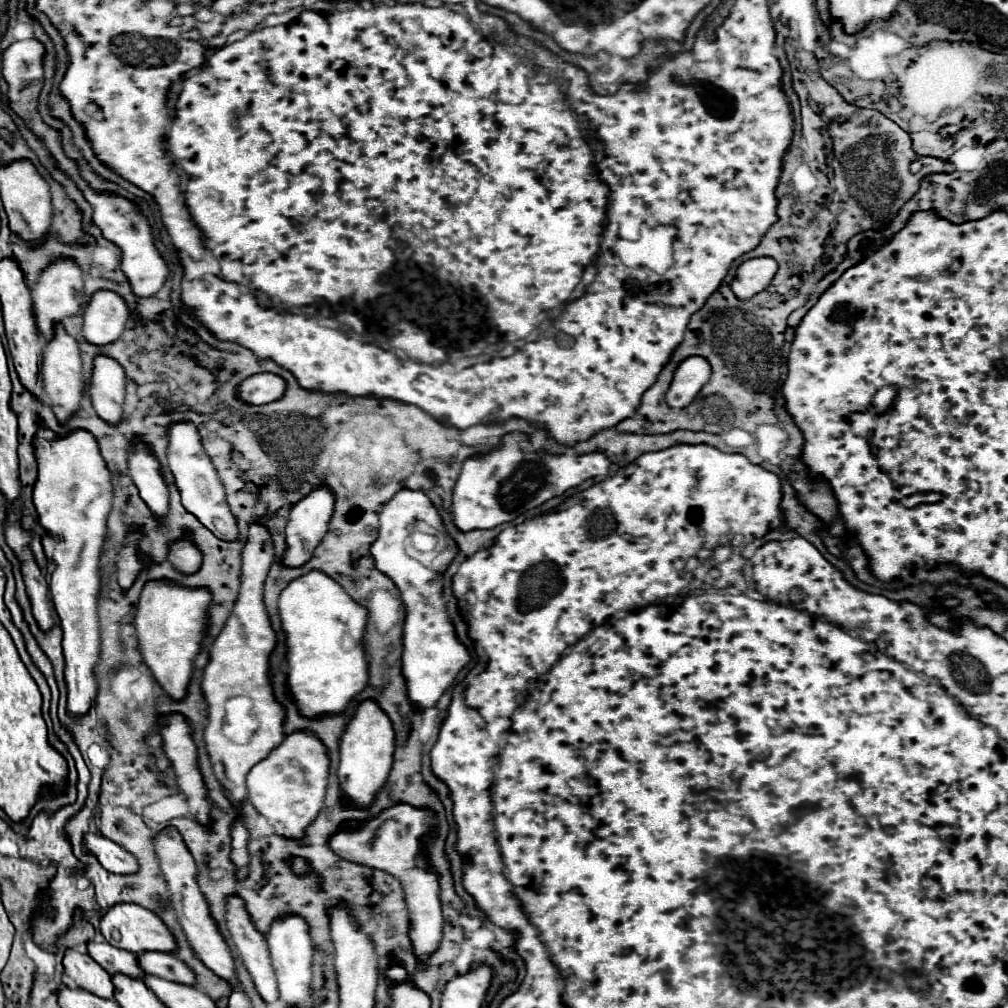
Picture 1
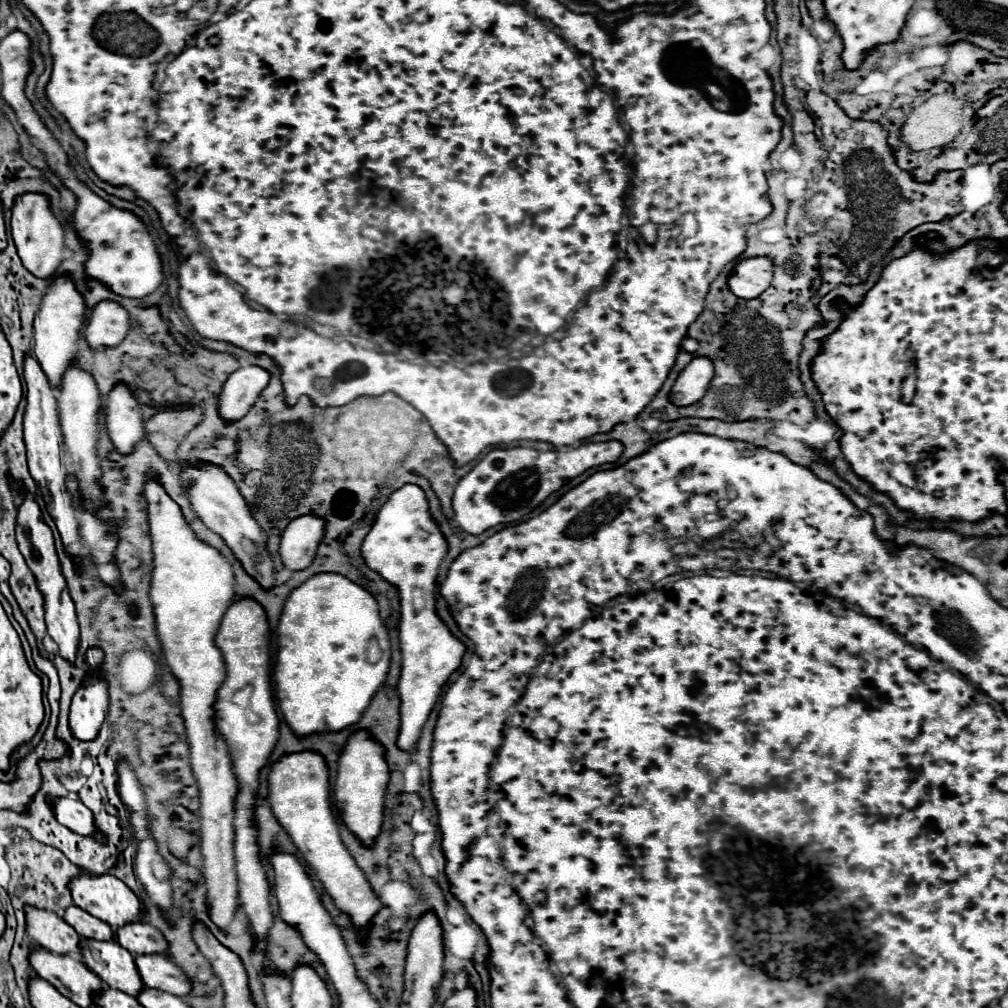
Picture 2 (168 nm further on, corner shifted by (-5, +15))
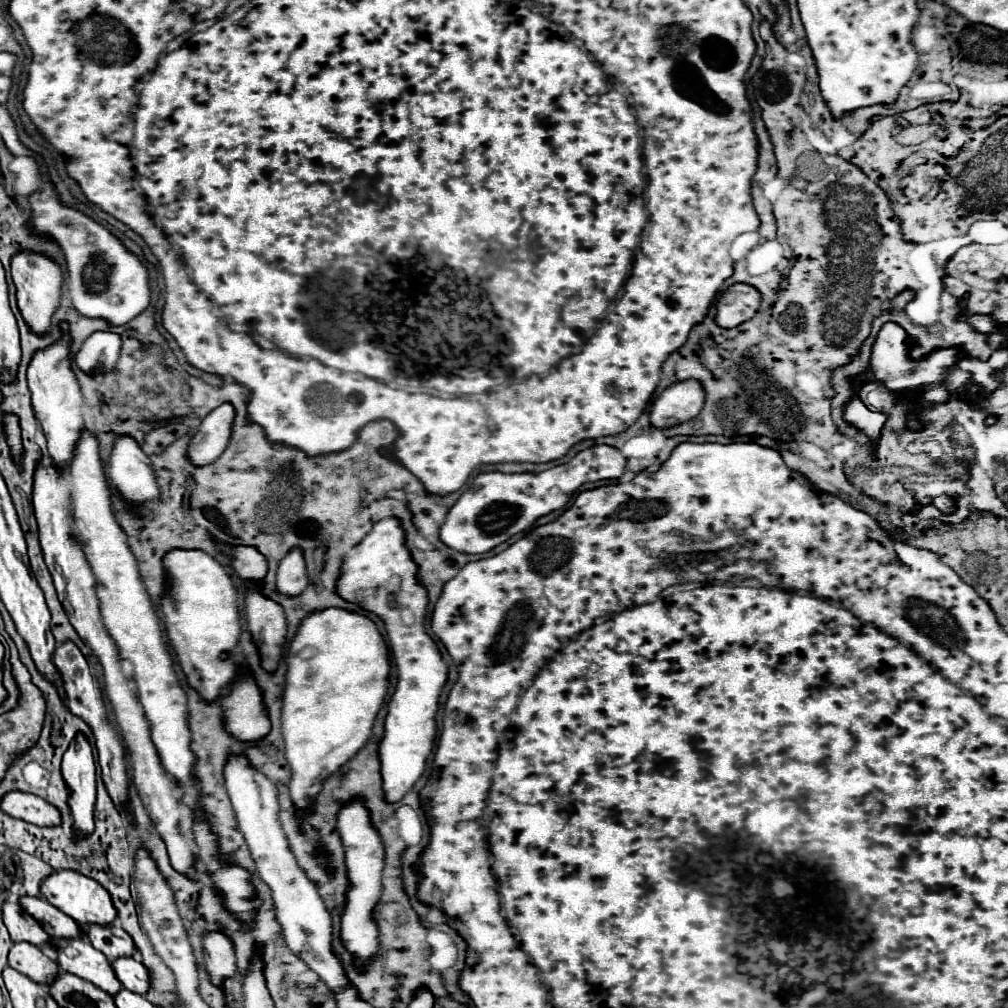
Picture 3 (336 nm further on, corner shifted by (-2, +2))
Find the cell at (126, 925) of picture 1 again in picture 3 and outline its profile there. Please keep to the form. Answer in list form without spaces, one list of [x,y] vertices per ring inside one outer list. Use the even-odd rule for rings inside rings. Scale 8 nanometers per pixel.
[[[59,870],[53,872],[49,878],[45,878],[45,882],[41,884],[41,894],[47,902],[51,902],[55,908],[59,908],[61,912],[65,912],[67,916],[71,916],[79,926],[91,926],[91,924],[99,924],[99,926],[109,926],[113,924],[113,920],[117,918],[117,910],[115,904],[111,900],[111,894],[93,878],[87,878],[79,872],[73,870]]]

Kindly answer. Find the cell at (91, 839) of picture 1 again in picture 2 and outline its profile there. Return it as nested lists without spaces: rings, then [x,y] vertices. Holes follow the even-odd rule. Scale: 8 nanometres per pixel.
[[[68,795],[68,797],[60,797],[60,799],[46,797],[46,801],[52,805],[52,811],[54,811],[54,817],[58,819],[58,823],[62,823],[64,827],[72,829],[78,835],[92,835],[92,837],[104,841],[104,835],[94,825],[94,817],[92,817],[90,809],[80,799],[76,799],[74,795]]]

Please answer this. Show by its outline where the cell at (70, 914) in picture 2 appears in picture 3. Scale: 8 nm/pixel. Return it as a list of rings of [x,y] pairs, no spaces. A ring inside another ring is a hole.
[[[21,898],[21,906],[45,928],[51,938],[83,938],[81,926],[41,898]]]

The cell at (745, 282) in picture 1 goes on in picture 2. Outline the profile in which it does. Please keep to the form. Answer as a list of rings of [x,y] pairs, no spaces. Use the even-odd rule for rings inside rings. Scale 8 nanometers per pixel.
[[[754,257],[740,261],[734,267],[734,275],[728,279],[730,291],[740,299],[760,297],[772,283],[772,259]]]

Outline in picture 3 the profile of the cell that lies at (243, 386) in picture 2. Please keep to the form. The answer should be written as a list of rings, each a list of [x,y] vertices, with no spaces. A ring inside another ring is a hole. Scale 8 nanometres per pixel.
[[[225,402],[211,414],[207,414],[199,426],[199,432],[189,442],[187,458],[197,466],[209,464],[215,458],[219,458],[223,450],[229,446],[233,418],[235,410],[231,402]]]

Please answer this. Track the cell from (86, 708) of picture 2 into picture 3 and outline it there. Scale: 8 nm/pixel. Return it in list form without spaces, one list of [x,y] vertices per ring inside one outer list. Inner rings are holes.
[[[77,734],[63,754],[63,778],[71,788],[69,808],[79,836],[89,836],[93,832],[95,762],[91,744],[85,734]]]

